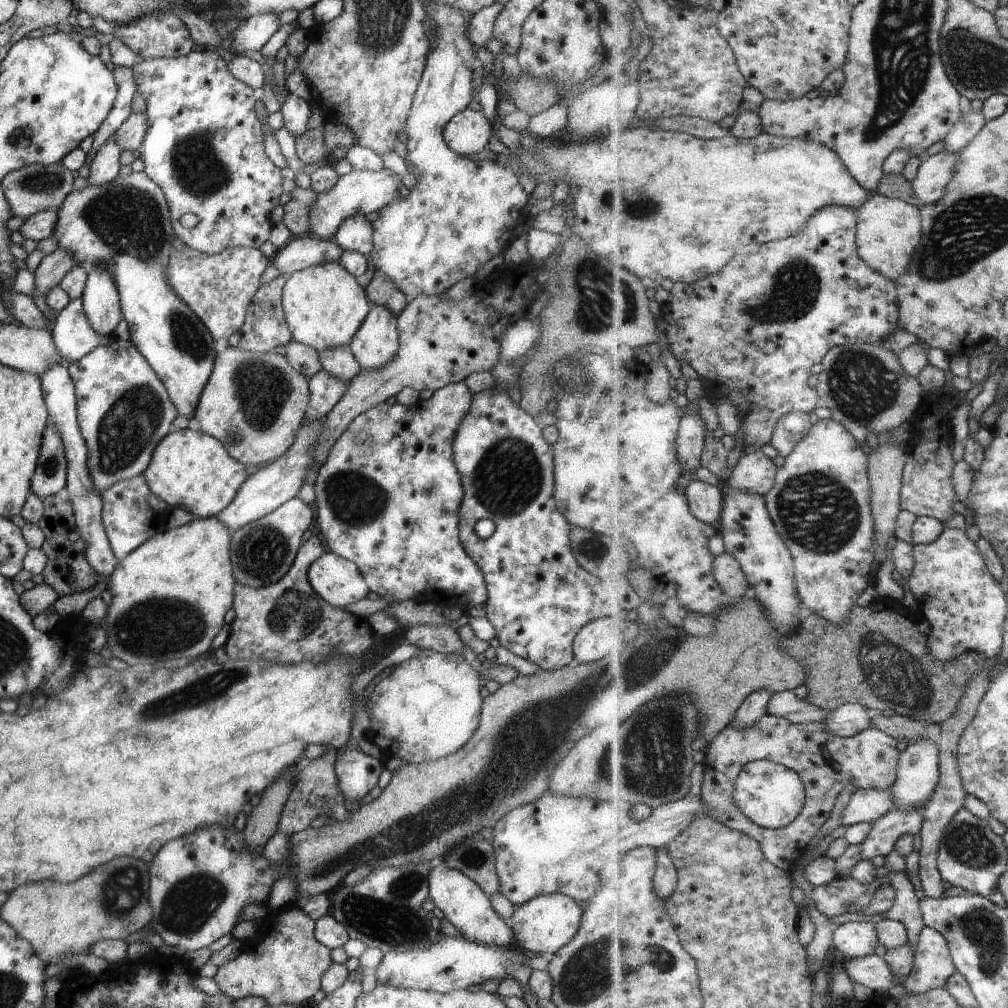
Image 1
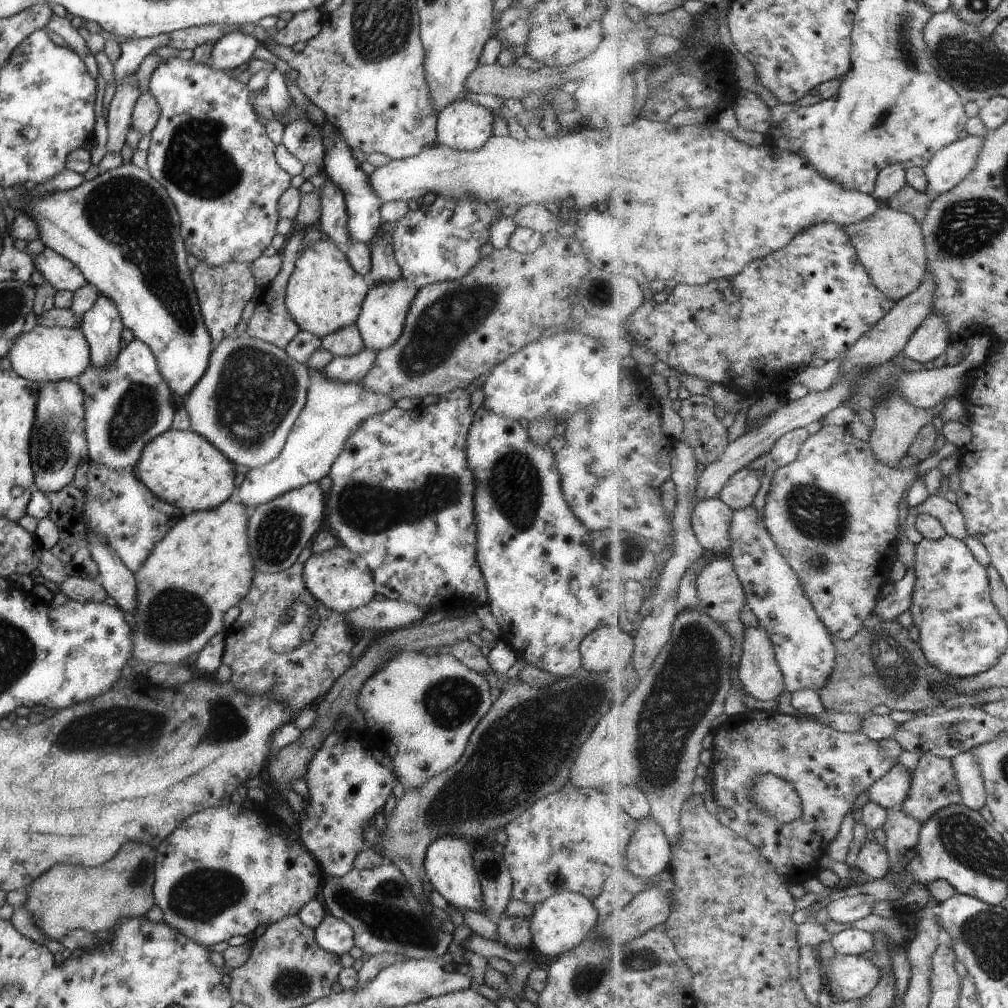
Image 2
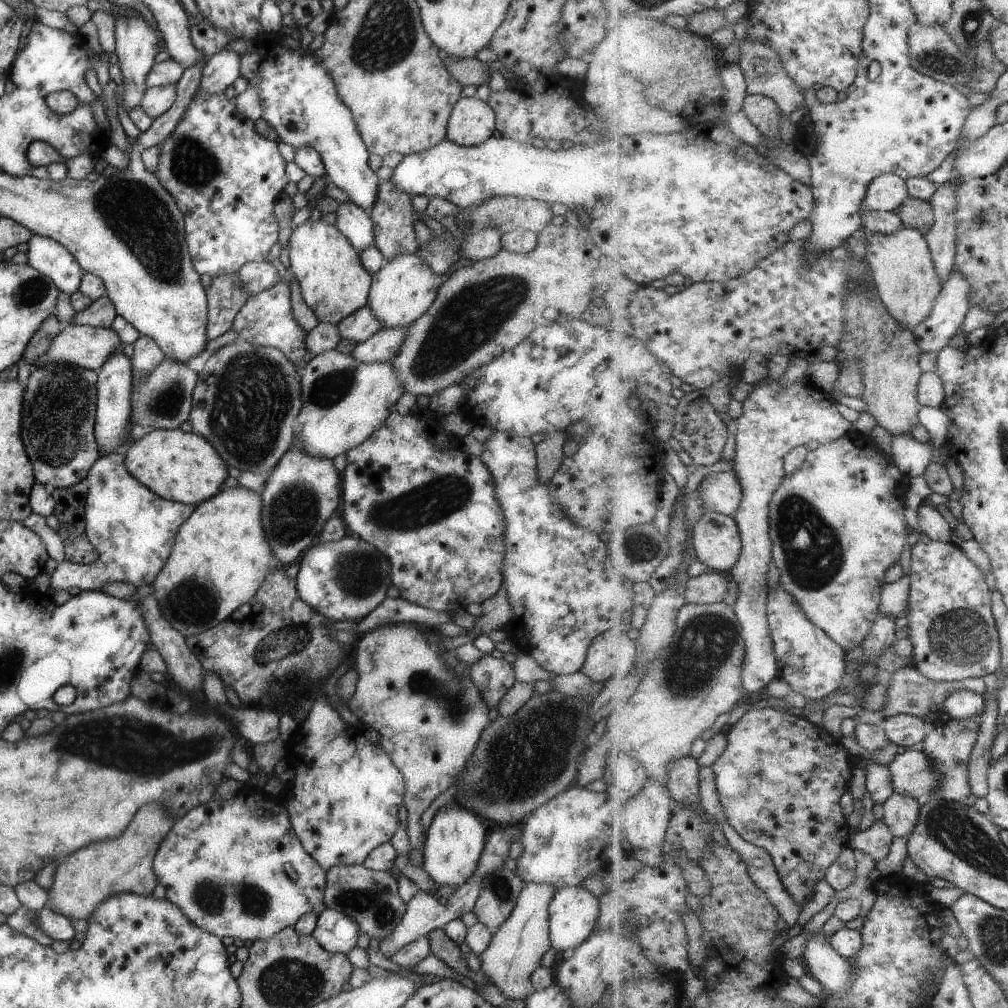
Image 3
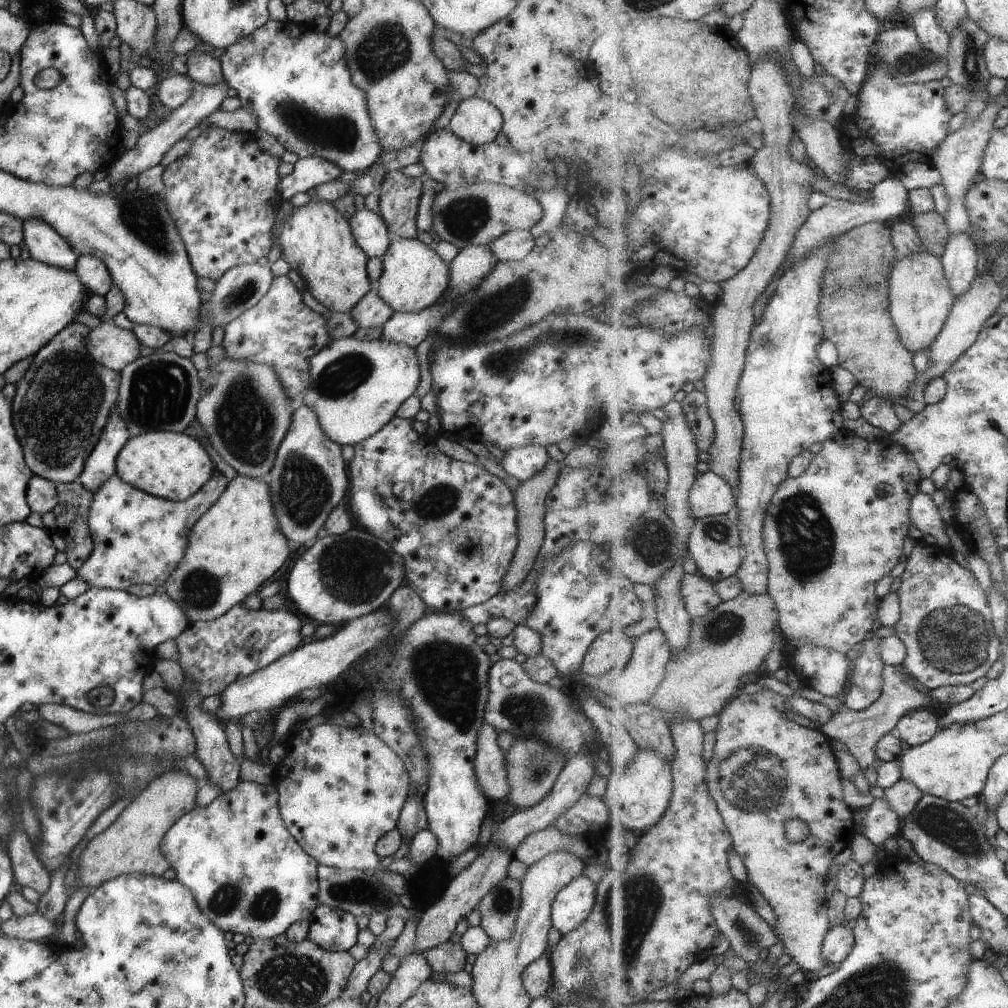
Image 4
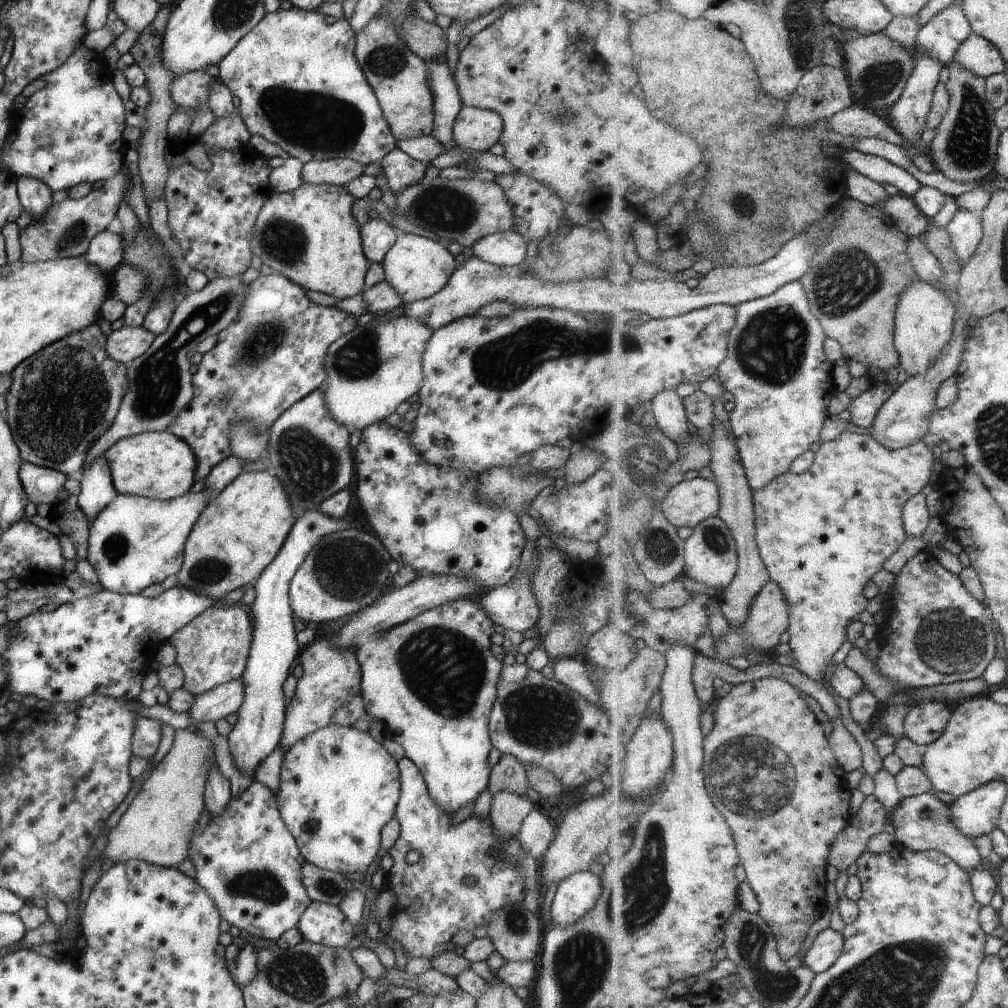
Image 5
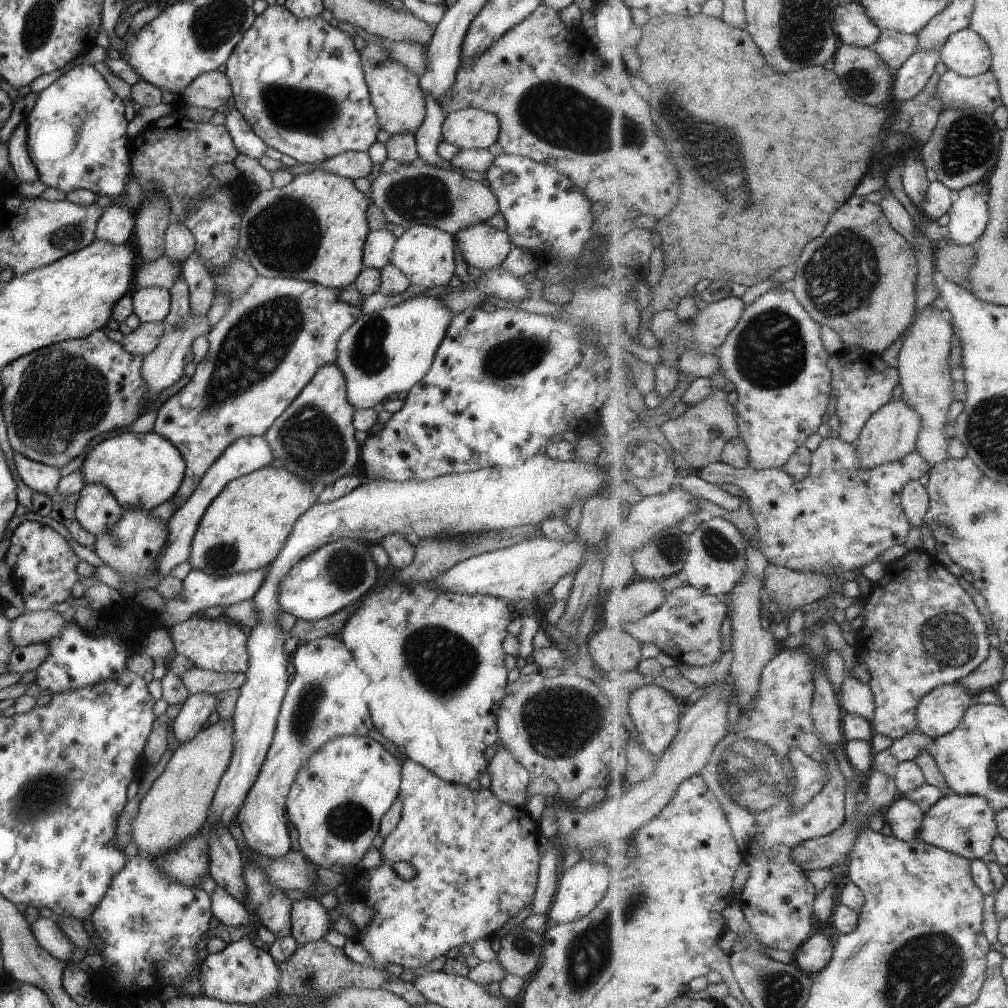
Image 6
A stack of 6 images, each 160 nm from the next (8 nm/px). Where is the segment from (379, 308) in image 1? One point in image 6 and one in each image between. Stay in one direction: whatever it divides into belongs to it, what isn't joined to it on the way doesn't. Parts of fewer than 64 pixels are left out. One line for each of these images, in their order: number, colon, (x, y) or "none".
2: (382, 312)
3: (404, 288)
4: (413, 277)
5: (416, 267)
6: (425, 255)

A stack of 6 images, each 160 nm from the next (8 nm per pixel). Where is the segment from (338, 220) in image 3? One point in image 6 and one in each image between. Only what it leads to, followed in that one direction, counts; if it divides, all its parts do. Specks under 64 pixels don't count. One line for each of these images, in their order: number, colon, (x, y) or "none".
4: (368, 230)
5: (376, 236)
6: (376, 250)

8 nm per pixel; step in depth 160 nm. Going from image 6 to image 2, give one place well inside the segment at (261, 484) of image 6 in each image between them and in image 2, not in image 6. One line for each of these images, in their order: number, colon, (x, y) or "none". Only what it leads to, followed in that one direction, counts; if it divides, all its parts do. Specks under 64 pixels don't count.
2: (201, 567)
3: (219, 558)
4: (234, 546)
5: (239, 532)

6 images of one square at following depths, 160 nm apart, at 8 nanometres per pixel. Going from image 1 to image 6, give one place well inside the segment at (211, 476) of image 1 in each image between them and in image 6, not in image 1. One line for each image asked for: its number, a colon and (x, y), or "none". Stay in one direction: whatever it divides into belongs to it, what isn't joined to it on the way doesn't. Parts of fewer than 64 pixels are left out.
2: (180, 467)
3: (182, 467)
4: (168, 465)
5: (154, 464)
6: (142, 471)

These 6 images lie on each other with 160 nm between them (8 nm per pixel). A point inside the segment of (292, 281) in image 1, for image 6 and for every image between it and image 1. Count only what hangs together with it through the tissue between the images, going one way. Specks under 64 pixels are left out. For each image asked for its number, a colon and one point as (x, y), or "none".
2: (323, 293)
3: (332, 284)
4: (316, 240)
5: (308, 235)
6: (313, 229)

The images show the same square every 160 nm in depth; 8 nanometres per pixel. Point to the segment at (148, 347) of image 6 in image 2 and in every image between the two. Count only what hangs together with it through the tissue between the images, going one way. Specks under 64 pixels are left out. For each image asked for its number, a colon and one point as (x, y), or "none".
2: (44, 354)
3: (86, 347)
4: (112, 347)
5: (127, 343)

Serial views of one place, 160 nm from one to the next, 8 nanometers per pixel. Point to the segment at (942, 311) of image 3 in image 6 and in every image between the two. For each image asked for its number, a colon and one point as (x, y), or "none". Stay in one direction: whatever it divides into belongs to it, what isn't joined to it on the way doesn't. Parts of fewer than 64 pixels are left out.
4: (960, 262)
5: (965, 229)
6: (969, 218)

